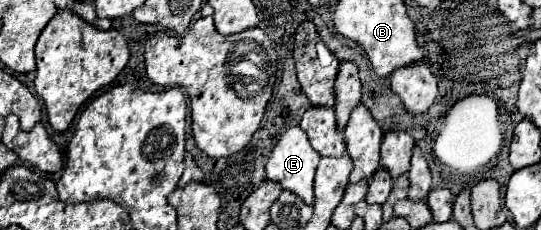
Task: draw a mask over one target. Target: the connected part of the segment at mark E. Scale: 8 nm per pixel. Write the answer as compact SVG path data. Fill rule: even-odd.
M291 126L281 134L281 138L273 146L271 154L267 156L265 172L267 172L269 180L275 180L285 190L295 192L299 198L303 198L305 204L313 204L313 176L315 176L315 168L319 164L319 158L321 156L311 148L307 134L299 126Z

